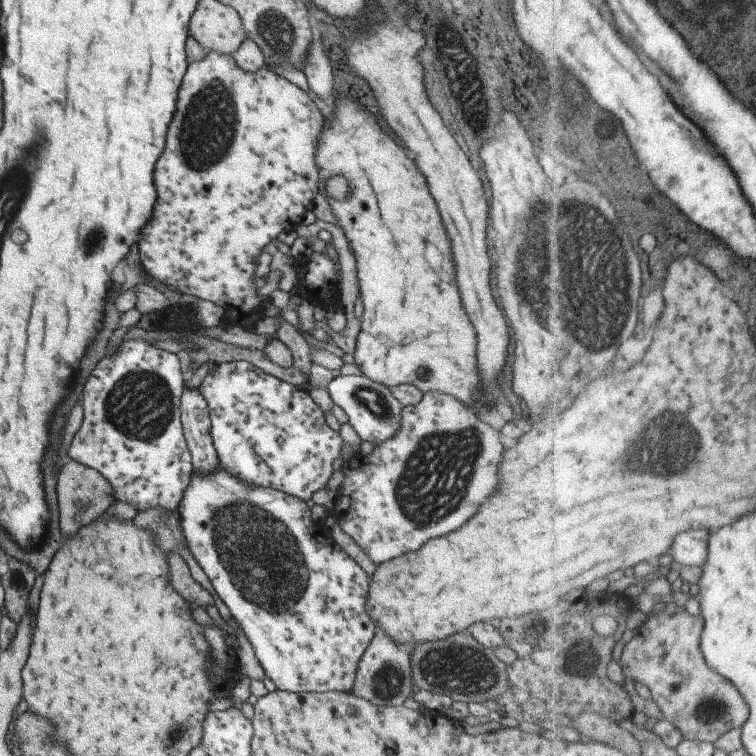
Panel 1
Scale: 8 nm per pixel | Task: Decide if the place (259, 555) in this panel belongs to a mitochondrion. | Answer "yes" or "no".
yes

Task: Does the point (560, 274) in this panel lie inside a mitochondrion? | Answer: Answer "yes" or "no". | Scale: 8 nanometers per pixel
yes

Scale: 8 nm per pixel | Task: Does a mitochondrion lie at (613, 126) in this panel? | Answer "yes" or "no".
no

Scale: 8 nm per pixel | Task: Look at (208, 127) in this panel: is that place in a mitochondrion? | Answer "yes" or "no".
yes

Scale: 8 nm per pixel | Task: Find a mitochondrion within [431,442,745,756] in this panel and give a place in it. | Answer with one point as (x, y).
(714, 707)

